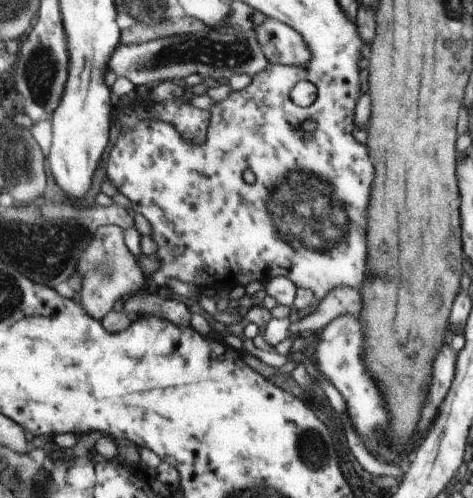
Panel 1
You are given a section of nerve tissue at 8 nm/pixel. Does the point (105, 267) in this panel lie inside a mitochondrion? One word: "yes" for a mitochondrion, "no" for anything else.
yes

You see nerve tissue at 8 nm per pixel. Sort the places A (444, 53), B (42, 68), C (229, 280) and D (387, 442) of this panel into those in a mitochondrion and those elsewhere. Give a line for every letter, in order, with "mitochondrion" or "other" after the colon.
A: other
B: mitochondrion
C: other
D: other

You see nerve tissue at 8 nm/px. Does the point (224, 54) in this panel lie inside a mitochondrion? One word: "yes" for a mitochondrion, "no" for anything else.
yes

